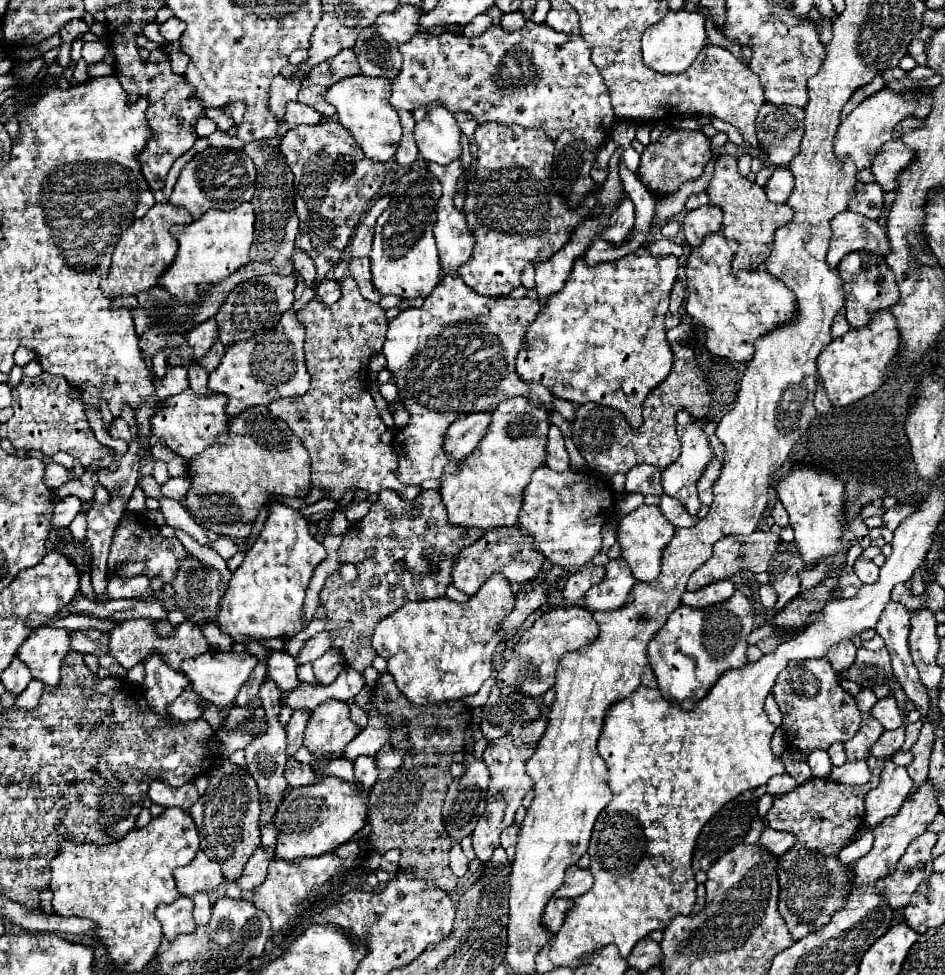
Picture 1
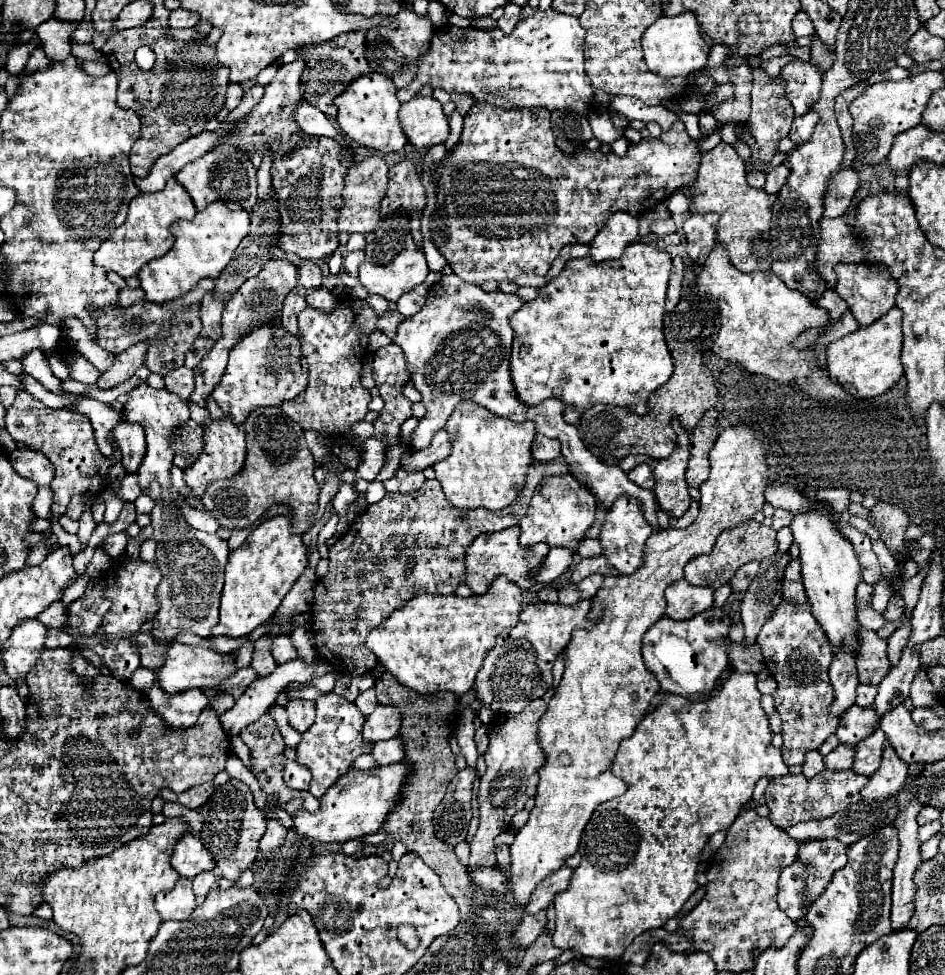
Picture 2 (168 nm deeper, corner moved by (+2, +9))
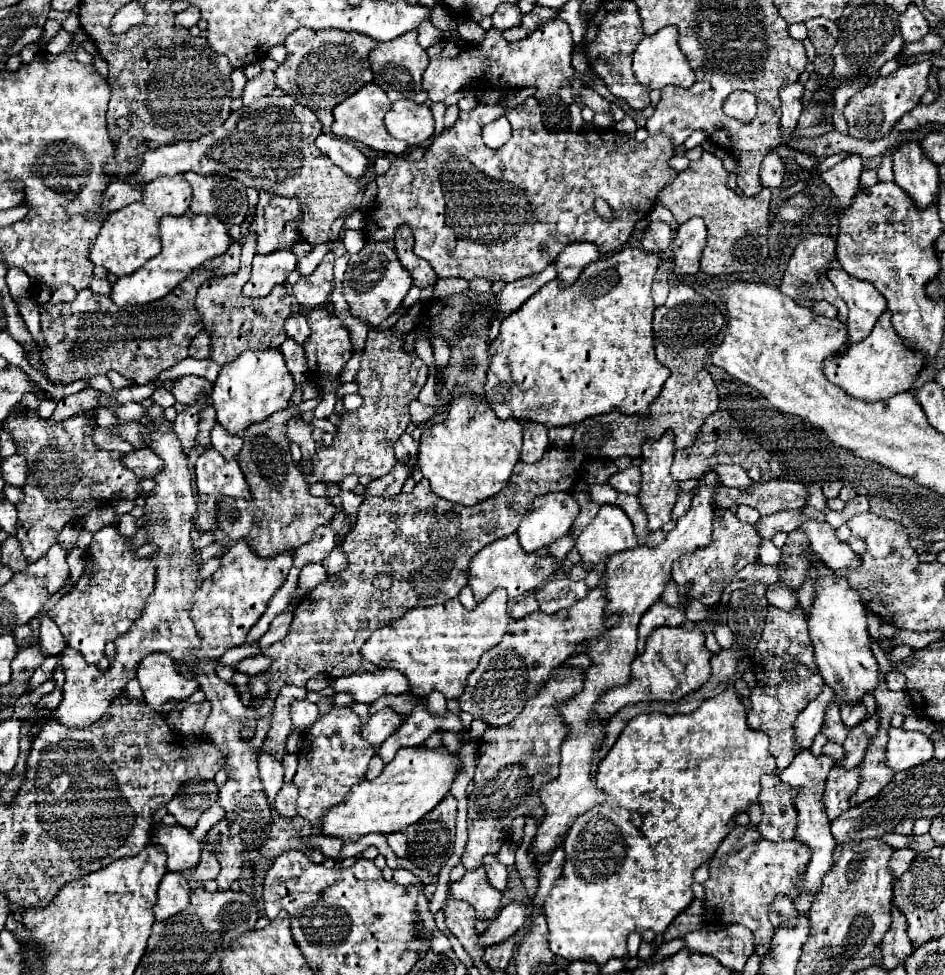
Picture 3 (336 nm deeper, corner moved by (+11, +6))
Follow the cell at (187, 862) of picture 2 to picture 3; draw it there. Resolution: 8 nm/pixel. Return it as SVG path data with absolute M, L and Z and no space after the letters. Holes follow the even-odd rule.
M180 824L156 826L152 834L152 842L160 844L166 850L170 872L194 870L200 862L200 850L202 850L200 842L194 840L190 832Z

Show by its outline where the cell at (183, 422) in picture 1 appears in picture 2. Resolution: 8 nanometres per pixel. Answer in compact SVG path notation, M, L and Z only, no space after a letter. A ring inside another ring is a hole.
M189 403L189 409L191 409L191 419L193 421L205 423L205 451L183 473L185 473L185 483L191 489L191 497L201 501L209 483L213 483L217 479L233 477L233 475L237 475L243 469L245 455L247 455L247 449L245 449L245 431L239 425L235 425L229 417L223 417L221 421L213 421L209 417L209 411L203 409L203 407L199 407L199 405L195 405L195 403Z

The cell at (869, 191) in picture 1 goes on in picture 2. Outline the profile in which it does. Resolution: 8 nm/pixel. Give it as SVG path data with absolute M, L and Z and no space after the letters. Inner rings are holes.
M841 169L837 175L833 175L823 199L823 217L841 217L849 209L857 187L859 175L853 169Z

